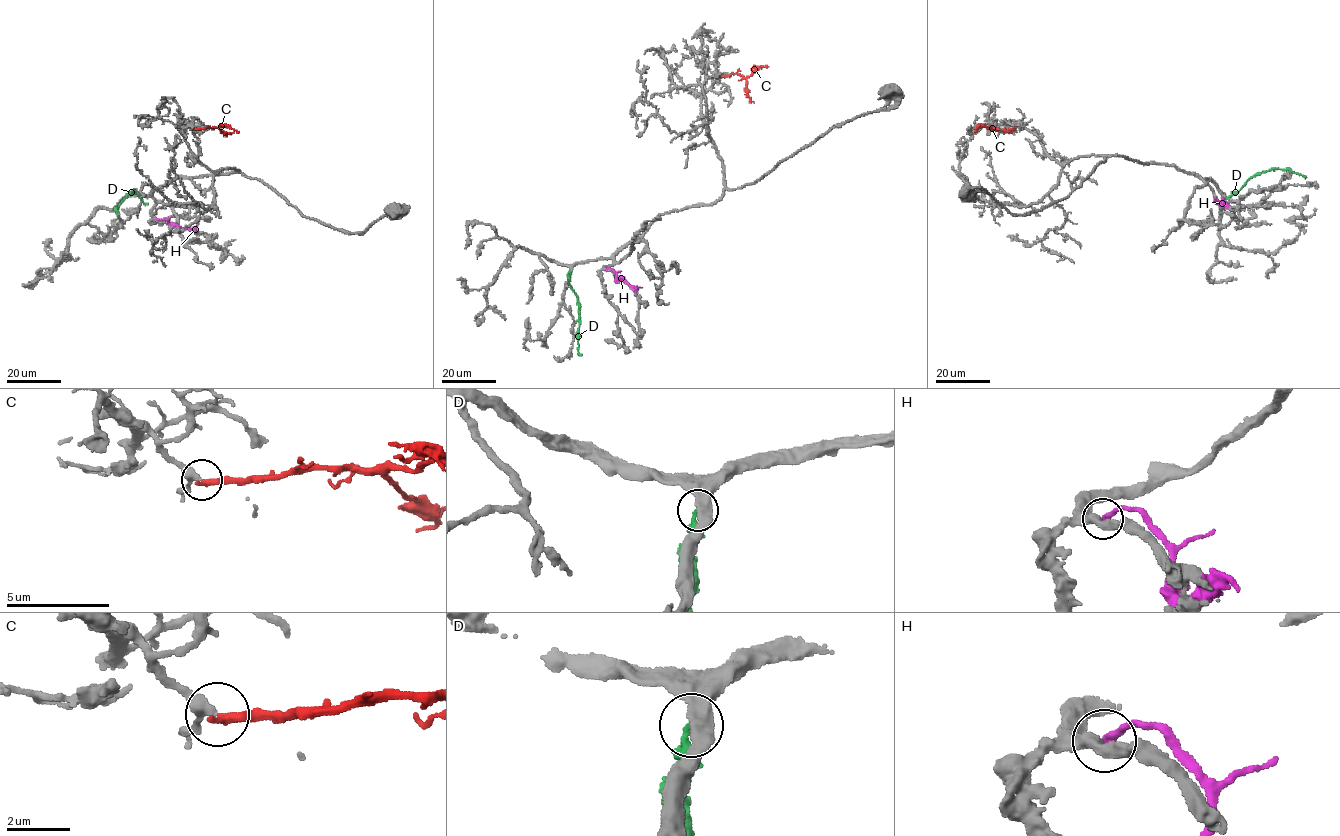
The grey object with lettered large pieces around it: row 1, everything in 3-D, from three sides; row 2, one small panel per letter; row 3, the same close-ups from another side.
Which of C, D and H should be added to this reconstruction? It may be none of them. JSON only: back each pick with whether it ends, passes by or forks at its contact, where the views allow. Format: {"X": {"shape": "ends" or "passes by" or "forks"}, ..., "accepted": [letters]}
{"C": {"shape": "ends"}, "accepted": ["C"]}

